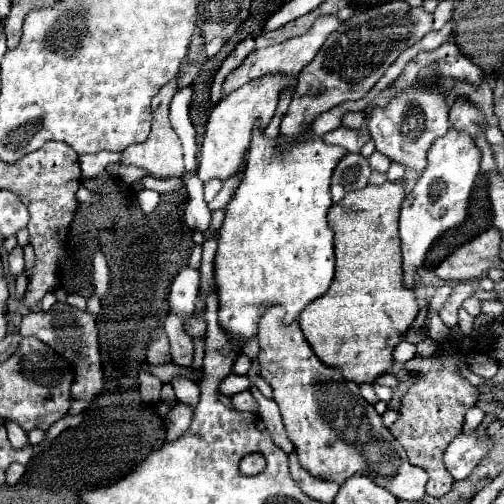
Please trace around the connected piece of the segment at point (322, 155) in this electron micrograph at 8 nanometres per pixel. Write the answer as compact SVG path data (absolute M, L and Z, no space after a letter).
M260 125L252 133L252 143L248 149L248 165L242 183L238 185L236 195L226 205L226 219L218 231L218 251L214 259L216 285L220 297L220 325L228 331L230 337L244 343L256 335L258 319L268 305L282 305L286 309L284 321L290 323L298 319L300 311L324 295L334 277L334 245L332 229L328 227L326 213L332 207L330 199L330 179L336 161L348 151L326 145L322 137L312 135L308 127L300 133L298 143L288 151L276 151L276 139L268 139Z

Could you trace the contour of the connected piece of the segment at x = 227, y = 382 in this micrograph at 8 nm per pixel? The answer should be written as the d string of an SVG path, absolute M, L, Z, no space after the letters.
M228 375L222 383L220 383L220 391L224 393L224 395L228 395L228 397L232 397L232 395L236 395L236 393L242 393L242 391L246 391L250 387L250 379L248 377L242 377L242 375Z

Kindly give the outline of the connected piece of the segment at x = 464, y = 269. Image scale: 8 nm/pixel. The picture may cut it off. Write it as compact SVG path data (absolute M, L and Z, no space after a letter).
M490 227L458 247L454 253L450 253L436 269L434 273L440 279L446 281L466 281L466 279L478 279L488 269L501 267L500 257L500 231L496 227Z

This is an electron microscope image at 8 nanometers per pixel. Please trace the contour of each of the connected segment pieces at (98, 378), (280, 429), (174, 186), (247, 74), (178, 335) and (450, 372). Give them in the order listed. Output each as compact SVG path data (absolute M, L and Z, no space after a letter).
M56 303L50 313L28 313L22 319L22 337L36 335L40 341L48 343L56 349L76 373L76 383L72 385L72 399L74 401L92 401L104 389L104 375L102 375L102 361L98 349L98 335L96 335L96 319L88 311L78 311L66 303Z
M254 385L250 387L250 393L256 397L256 401L258 401L258 405L260 405L258 413L260 413L262 421L264 421L266 429L270 431L272 441L274 441L284 453L290 455L290 453L294 451L294 445L290 443L290 439L288 439L286 433L284 433L284 425L282 425L282 417L280 417L278 405L276 405L272 399L266 399L266 397L258 391L258 387L254 387Z
M144 177L140 179L140 185L144 185L144 189L152 189L156 193L186 193L186 187L182 183L182 179L176 181L164 181L164 179L152 179L152 177Z
M324 15L324 17L318 17L318 19L314 21L314 25L312 25L304 35L294 37L294 39L288 39L288 41L280 43L280 45L272 45L272 47L266 47L266 49L256 49L256 51L252 51L252 53L244 59L244 63L226 79L226 83L224 83L224 95L228 95L228 93L236 91L238 87L242 87L242 85L246 85L246 83L250 83L250 81L262 77L264 73L298 75L300 69L302 69L304 65L308 65L308 63L316 57L316 53L320 51L322 43L326 41L326 37L328 37L330 33L334 33L340 25L342 25L342 21L340 21L338 17L334 17L334 15Z
M168 317L166 323L166 335L170 339L170 355L172 355L172 363L180 365L180 367L190 367L192 365L192 337L184 331L182 319L178 317Z
M448 339L438 345L434 357L422 359L420 355L414 355L414 359L406 361L406 369L410 369L416 375L416 385L406 393L400 405L400 417L390 427L390 431L396 437L396 441L406 449L408 461L414 467L420 467L428 473L430 479L426 483L426 493L432 497L442 497L452 487L452 477L442 461L444 449L462 431L464 415L470 407L476 405L478 399L478 391L464 377L460 377L458 359L468 359L474 353L486 353L484 345L486 341L476 341L470 355L466 355L460 341Z

